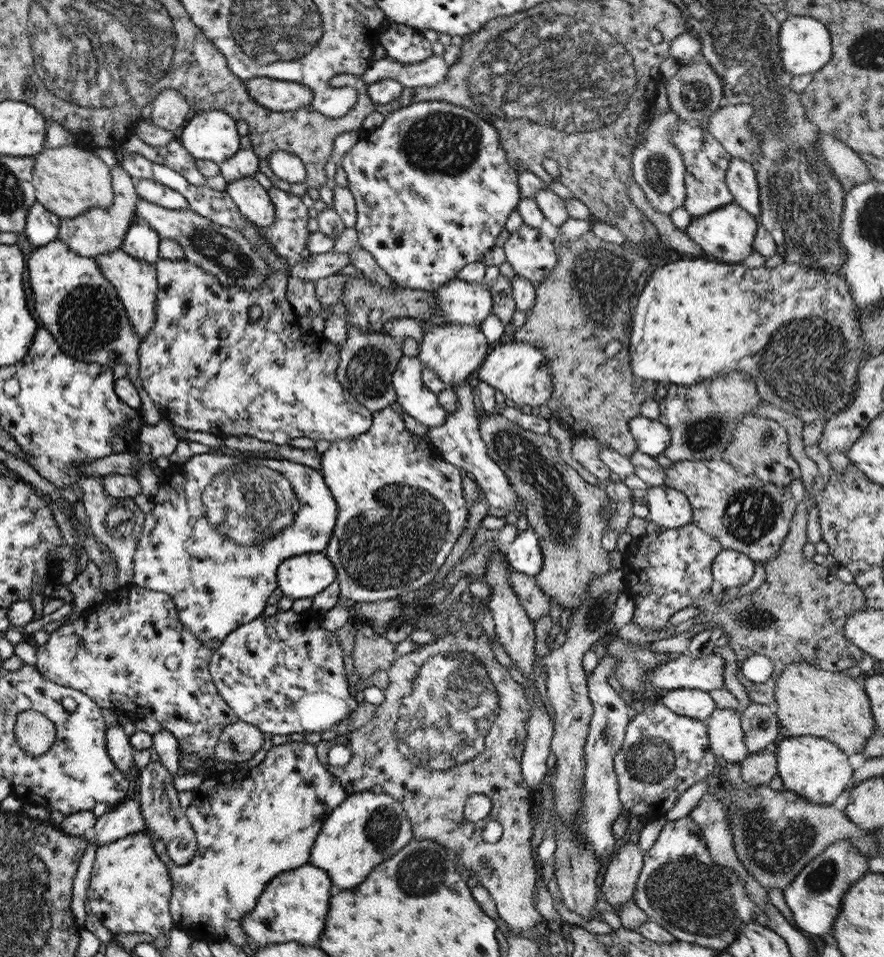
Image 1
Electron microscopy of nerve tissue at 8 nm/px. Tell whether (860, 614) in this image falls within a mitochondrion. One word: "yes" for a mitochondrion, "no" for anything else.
no

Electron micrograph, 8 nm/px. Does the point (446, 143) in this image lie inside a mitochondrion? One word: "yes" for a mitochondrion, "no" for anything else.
yes

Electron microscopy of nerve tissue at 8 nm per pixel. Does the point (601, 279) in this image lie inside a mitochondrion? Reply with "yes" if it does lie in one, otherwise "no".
yes

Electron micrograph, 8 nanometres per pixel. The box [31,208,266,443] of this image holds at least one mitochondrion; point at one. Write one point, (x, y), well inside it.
(90, 322)

